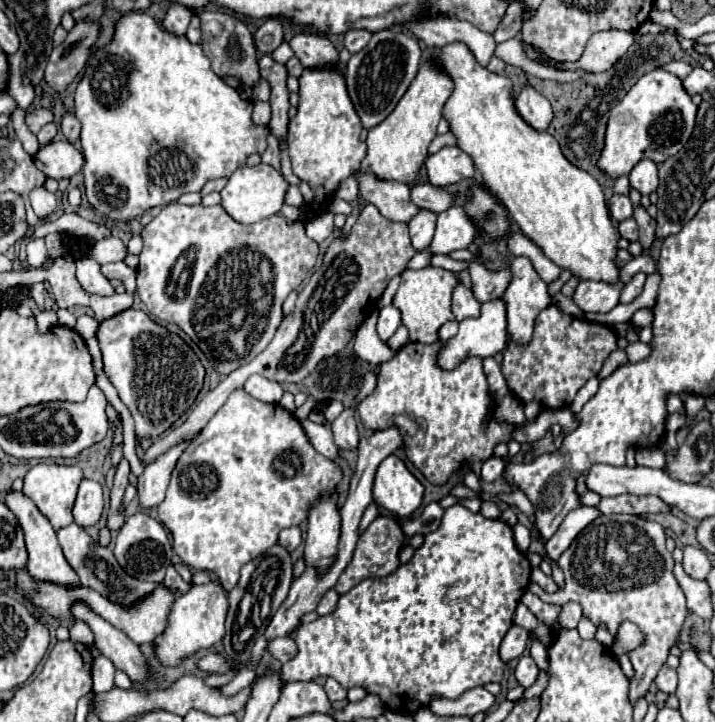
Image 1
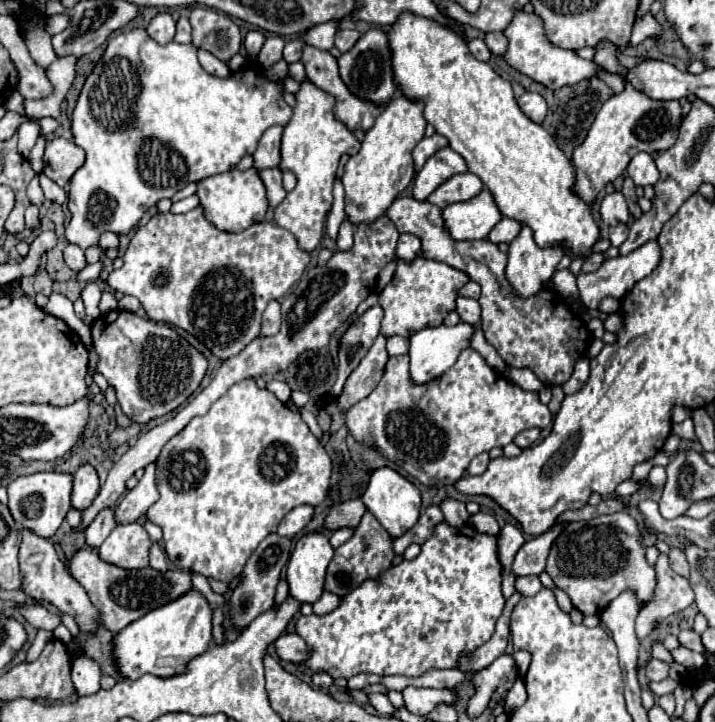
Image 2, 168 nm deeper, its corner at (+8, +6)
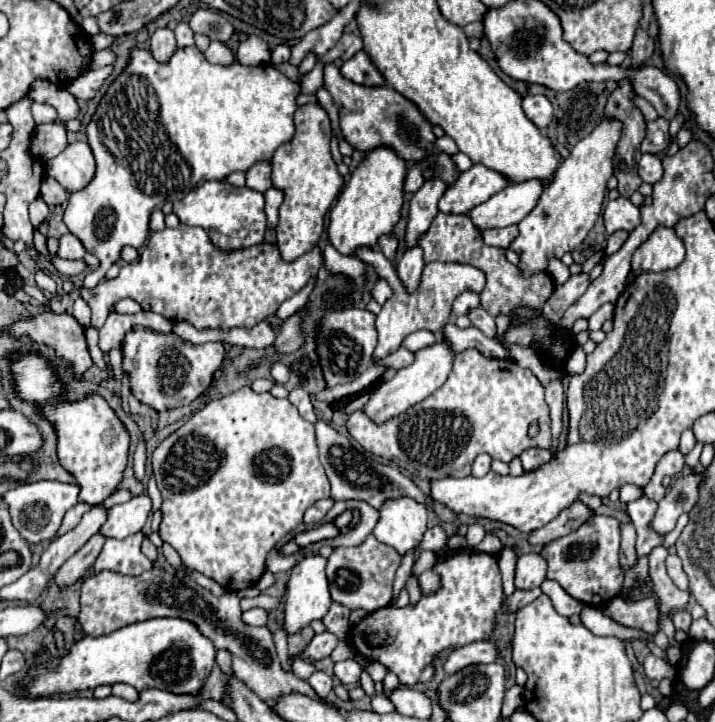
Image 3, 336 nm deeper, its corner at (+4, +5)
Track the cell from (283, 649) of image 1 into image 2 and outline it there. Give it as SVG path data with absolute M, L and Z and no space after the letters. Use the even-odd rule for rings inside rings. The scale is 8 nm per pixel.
M283 633L277 641L275 641L275 651L283 661L291 661L291 663L301 663L307 659L307 645L305 641L297 635L297 633Z

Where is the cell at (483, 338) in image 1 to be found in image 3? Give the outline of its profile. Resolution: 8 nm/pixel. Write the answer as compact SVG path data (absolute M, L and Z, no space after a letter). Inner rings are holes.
M441 338L437 340L437 344L419 350L417 358L411 366L401 368L391 380L387 380L387 382L383 382L375 388L375 392L369 396L369 400L365 402L361 412L367 414L375 424L383 424L383 422L403 414L403 410L409 410L411 406L415 406L417 402L427 398L429 394L433 394L447 380L447 376L451 372L451 366L453 366L453 356L455 354L451 352L449 344Z

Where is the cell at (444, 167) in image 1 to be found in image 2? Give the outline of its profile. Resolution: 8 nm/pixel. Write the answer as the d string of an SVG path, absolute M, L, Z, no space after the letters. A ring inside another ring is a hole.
M451 147L439 149L427 159L423 169L417 173L413 185L413 197L425 201L429 193L433 193L443 181L447 181L457 173L467 173L465 159L459 153L455 153Z

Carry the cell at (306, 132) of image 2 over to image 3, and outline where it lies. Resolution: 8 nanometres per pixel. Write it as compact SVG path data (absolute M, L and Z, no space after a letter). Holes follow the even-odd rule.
M305 104L295 112L293 140L279 146L277 152L273 154L271 160L273 188L283 192L283 204L279 206L279 224L275 228L277 248L285 262L297 260L317 244L323 232L323 218L345 184L343 176L337 172L337 164L331 158L329 140L331 124L327 112L321 108L321 104Z

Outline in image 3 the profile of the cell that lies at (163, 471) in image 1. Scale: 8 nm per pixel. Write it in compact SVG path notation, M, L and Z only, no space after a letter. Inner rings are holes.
M135 496L125 504L117 504L107 510L107 520L101 526L101 534L105 538L123 540L135 532L139 532L151 512L149 496Z

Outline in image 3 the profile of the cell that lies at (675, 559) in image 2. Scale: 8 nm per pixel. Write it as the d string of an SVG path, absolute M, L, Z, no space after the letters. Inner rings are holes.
M669 554L665 566L667 566L667 574L669 574L669 578L675 582L675 586L677 586L679 590L687 590L687 574L685 574L683 568L681 568L681 560L679 560L675 554Z

